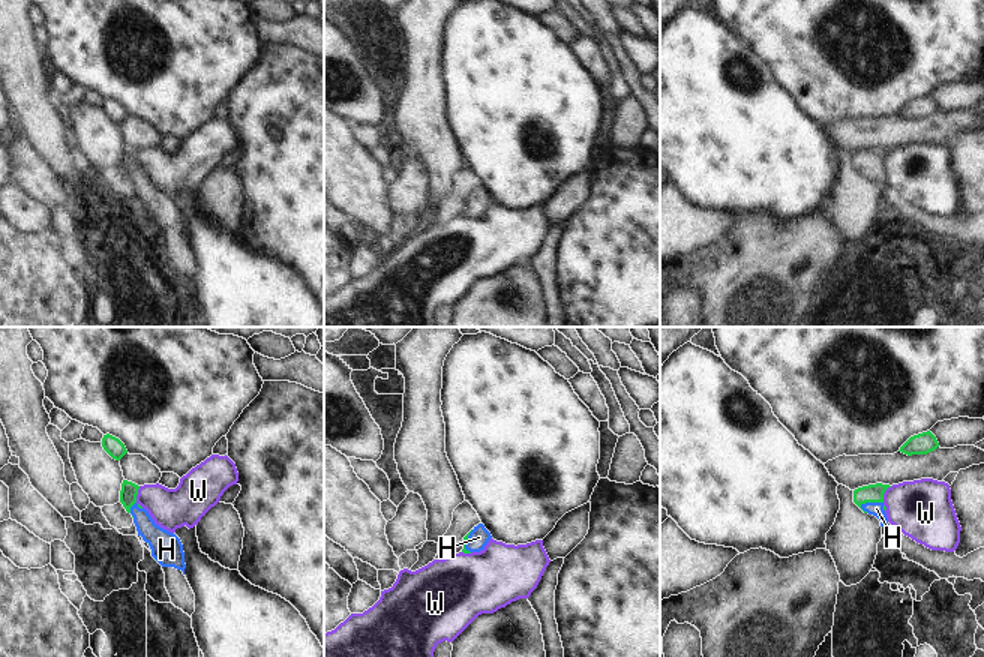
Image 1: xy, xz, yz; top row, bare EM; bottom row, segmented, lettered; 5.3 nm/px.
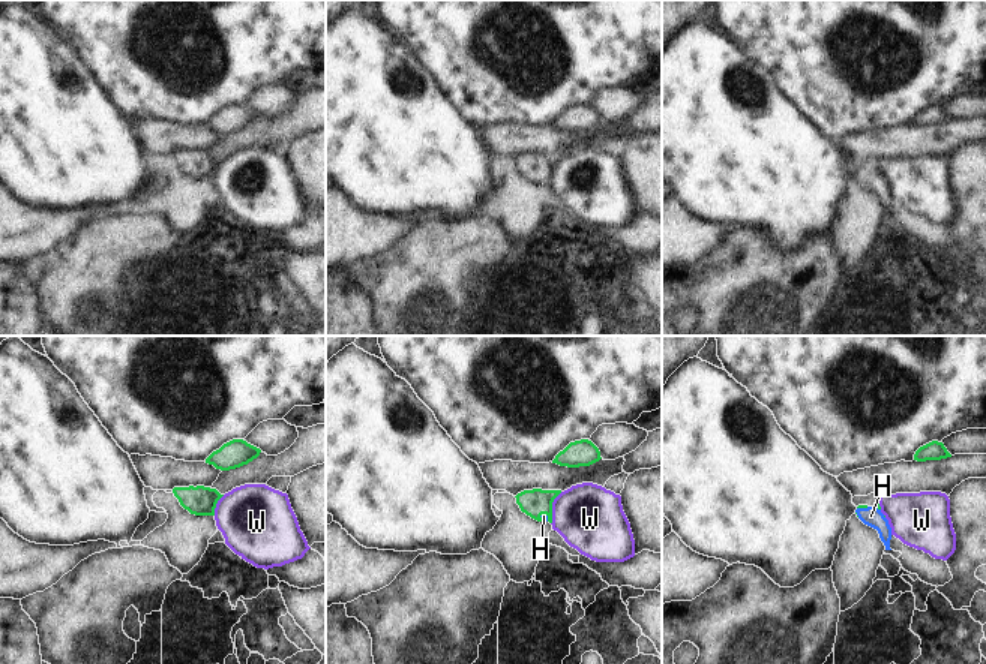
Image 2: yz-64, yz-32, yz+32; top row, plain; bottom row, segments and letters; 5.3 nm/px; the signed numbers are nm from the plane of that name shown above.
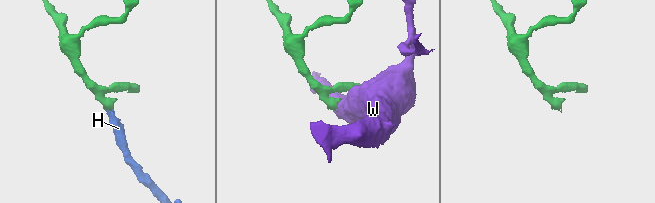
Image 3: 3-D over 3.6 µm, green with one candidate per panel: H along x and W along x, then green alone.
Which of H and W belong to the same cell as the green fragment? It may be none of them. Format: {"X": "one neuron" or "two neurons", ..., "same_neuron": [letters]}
{"H": "one neuron", "W": "two neurons", "same_neuron": ["H"]}

